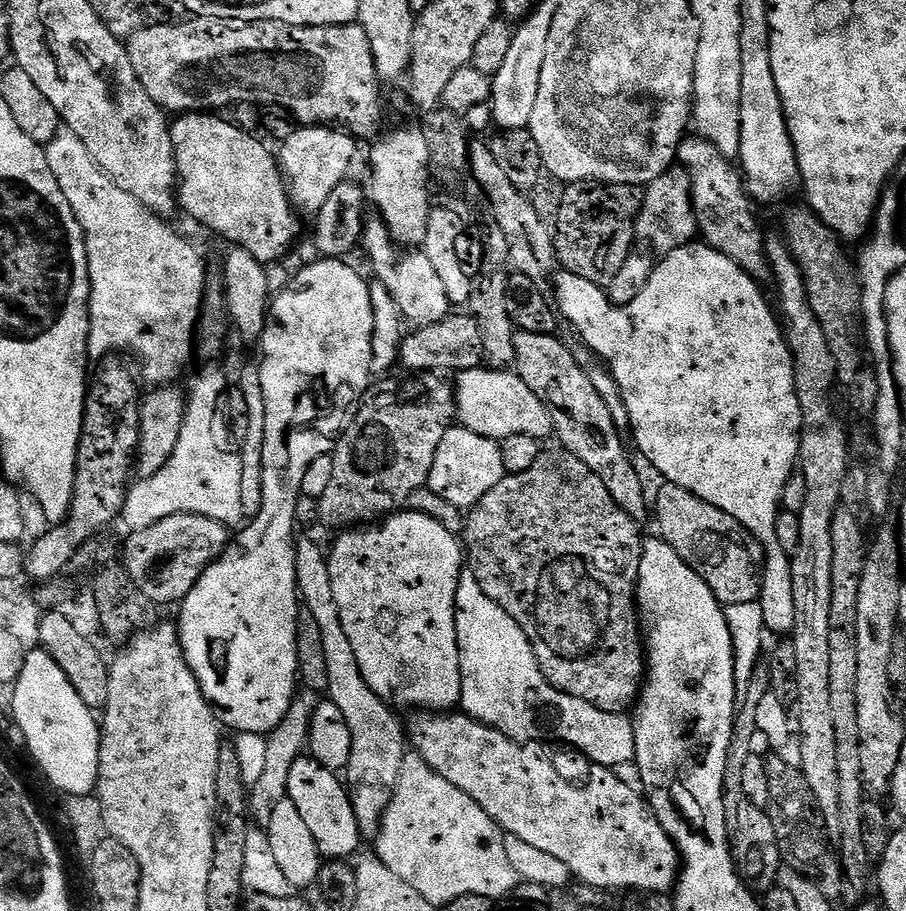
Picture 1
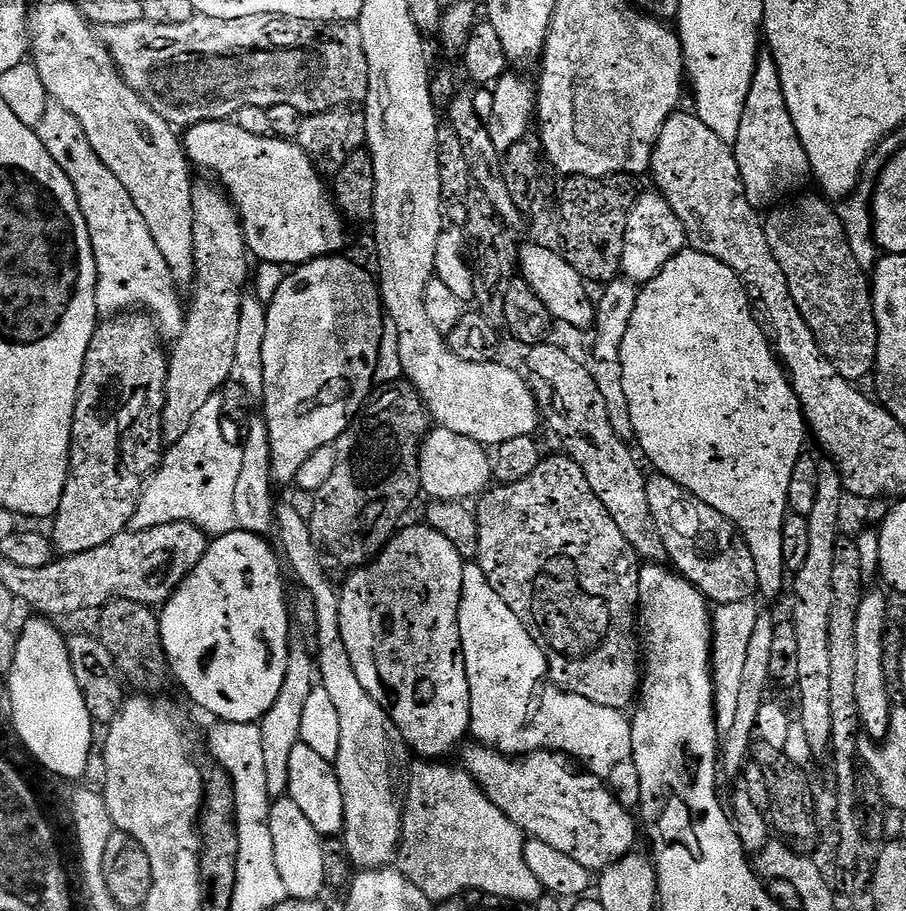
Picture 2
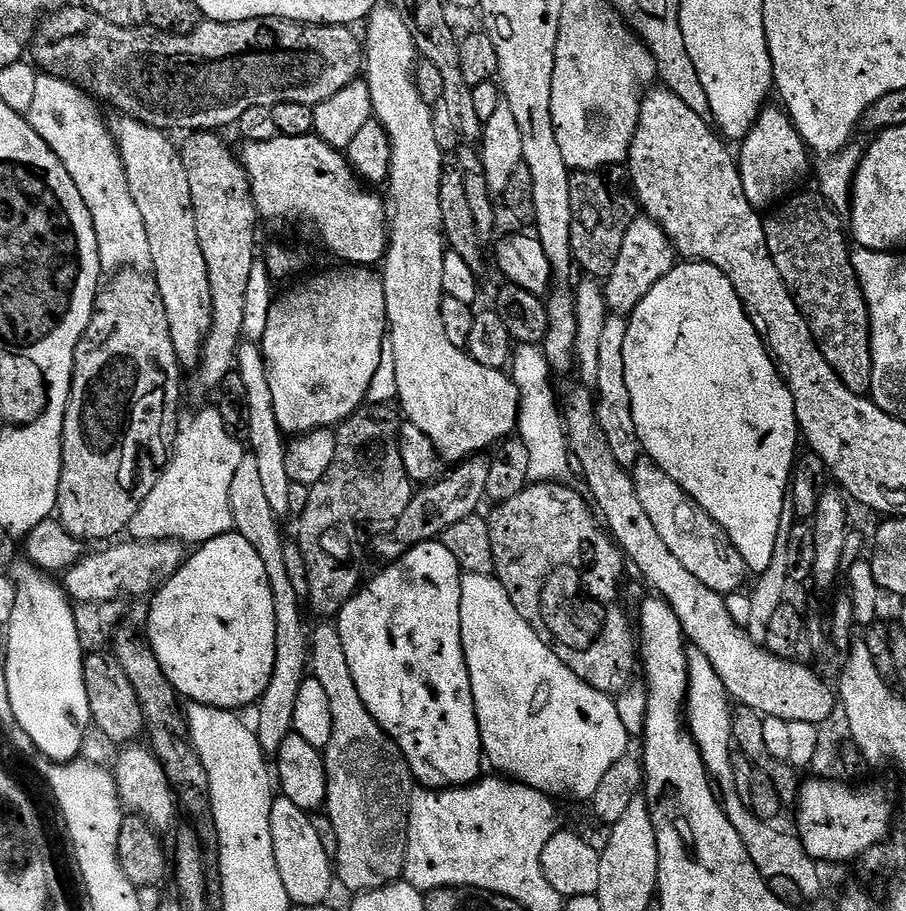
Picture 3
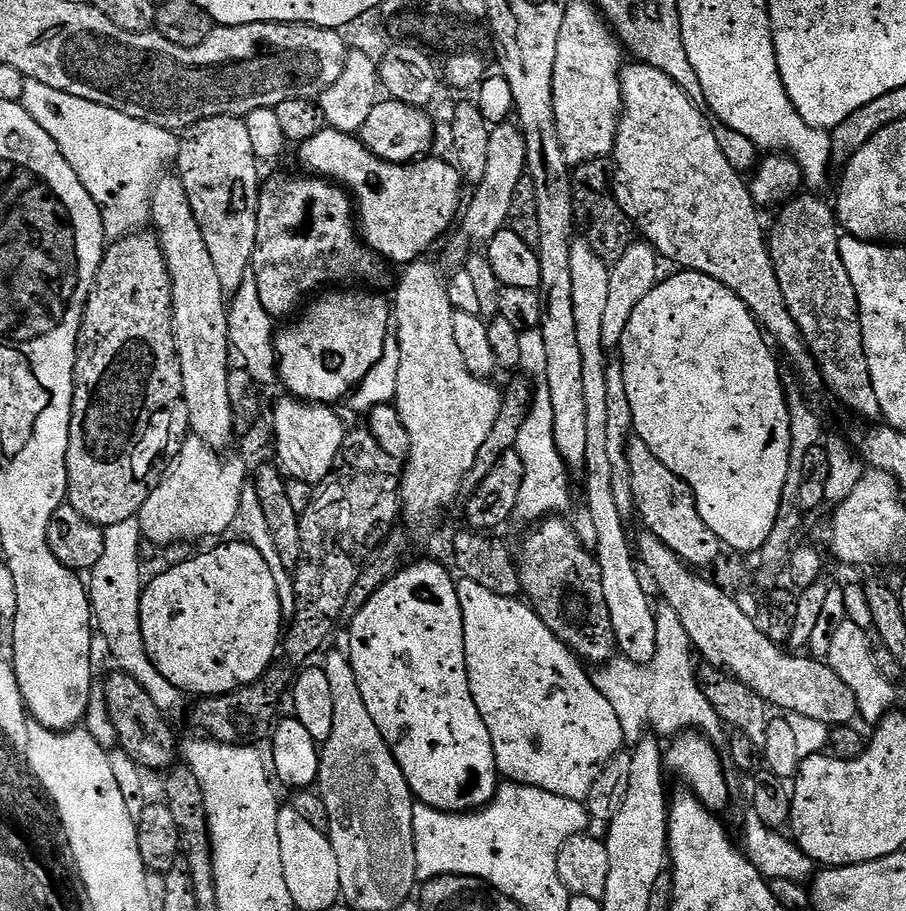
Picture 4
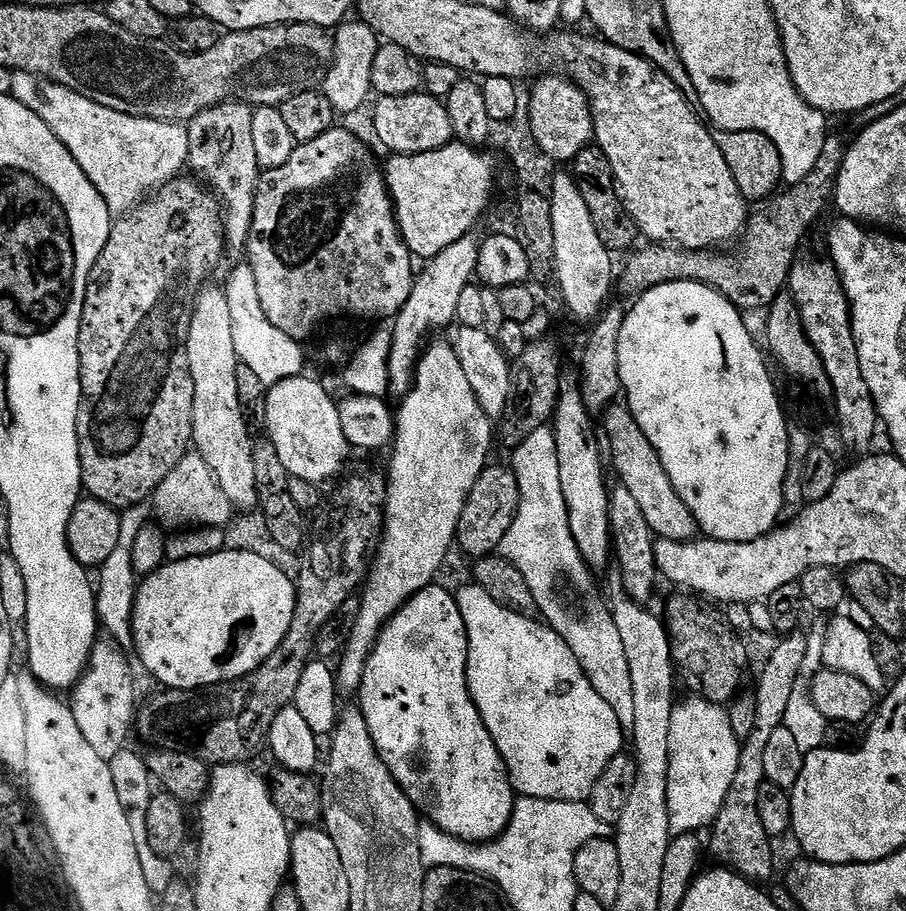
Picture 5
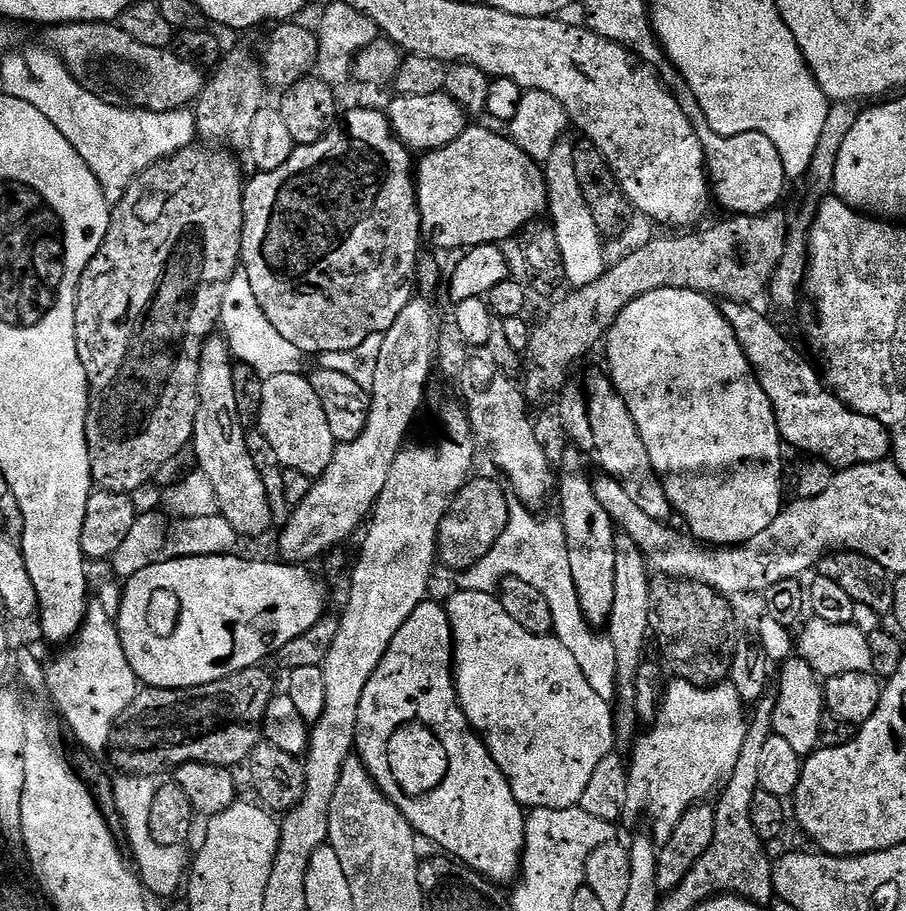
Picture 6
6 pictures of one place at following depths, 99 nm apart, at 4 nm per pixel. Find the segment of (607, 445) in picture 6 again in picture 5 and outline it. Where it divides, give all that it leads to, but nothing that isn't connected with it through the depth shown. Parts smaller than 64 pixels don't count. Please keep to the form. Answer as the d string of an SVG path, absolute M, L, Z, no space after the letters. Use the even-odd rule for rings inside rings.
M609 407L603 413L605 414L604 436L608 439L609 450L612 451L610 468L611 471L612 468L616 471L615 479L618 483L626 486L634 502L638 502L638 507L642 510L642 515L646 518L653 537L661 540L697 539L696 520L690 514L686 504L682 502L682 498L678 498L658 454L650 446L650 440L646 438L646 434L642 434L642 426L636 424L636 420L627 407L611 408Z

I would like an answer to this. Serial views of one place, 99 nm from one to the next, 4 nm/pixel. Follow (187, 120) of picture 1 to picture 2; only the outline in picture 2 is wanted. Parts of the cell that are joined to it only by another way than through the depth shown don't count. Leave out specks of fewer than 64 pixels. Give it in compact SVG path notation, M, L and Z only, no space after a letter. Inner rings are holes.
M231 119L193 124L183 133L182 143L189 161L197 169L205 168L220 178L219 187L227 192L232 203L236 205L236 210L240 214L240 224L244 227L246 246L257 261L299 266L345 251L344 243L348 240L347 234L344 233L346 221L341 216L340 209L336 207L329 185L328 188L324 185L325 177L321 169L317 168L312 159L300 149L299 143L282 140L273 135L250 134Z

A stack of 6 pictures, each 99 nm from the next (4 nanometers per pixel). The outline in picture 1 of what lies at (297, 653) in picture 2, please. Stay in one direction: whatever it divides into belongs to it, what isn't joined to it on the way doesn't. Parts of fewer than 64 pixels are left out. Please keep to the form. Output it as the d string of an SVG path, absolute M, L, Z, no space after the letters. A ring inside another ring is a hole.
M300 694L293 700L292 705L286 710L286 716L274 730L266 736L266 763L262 774L258 777L258 782L250 785L248 794L248 811L251 819L256 820L257 825L266 826L270 822L270 814L274 814L274 809L278 802L282 802L288 795L288 783L290 782L290 769L294 762L298 762L301 756L305 755L308 747L308 731L310 730L310 718L312 711L316 709L318 700L312 694Z

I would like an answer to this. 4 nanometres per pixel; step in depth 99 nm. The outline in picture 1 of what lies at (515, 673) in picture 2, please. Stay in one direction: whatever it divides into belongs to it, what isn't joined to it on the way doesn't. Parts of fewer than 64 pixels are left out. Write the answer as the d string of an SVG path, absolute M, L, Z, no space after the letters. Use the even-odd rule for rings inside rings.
M465 570L460 573L460 581L458 582L458 594L456 595L456 633L458 634L458 650L460 651L460 673L462 674L462 694L460 695L459 707L462 709L463 715L473 716L473 718L476 719L478 722L482 722L486 726L490 726L494 730L498 730L502 734L506 734L509 738L511 738L511 740L518 740L521 742L549 742L548 740L565 740L565 742L568 743L570 747L577 748L577 750L580 752L585 752L585 754L593 760L593 765L602 768L611 768L615 770L616 767L618 767L620 764L631 764L633 763L633 761L635 761L636 730L633 721L629 719L627 715L621 714L619 712L607 712L606 710L598 710L598 706L590 706L590 702L582 702L582 698L574 698L570 694L566 694L565 692L559 692L558 689L554 685L552 685L552 683L550 683L548 679L545 678L542 674L542 670L538 666L538 662L536 661L536 655L534 654L534 650L532 649L532 643L528 641L528 635L526 635L526 633L524 633L524 631L522 630L522 626L518 626L518 622L514 622L514 618L510 618L510 614L506 614L506 610L502 610L502 606L498 606L498 602L494 602L490 598L486 598L486 590L482 590L482 586L478 582L478 578L470 570Z

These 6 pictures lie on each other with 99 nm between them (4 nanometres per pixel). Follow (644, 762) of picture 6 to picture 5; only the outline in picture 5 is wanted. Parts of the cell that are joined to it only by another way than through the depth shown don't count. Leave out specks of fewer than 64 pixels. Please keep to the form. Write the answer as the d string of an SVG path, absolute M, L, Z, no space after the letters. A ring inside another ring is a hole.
M701 696L686 698L688 699L682 702L677 701L672 707L667 750L670 757L670 766L667 767L667 814L670 816L670 832L674 838L691 835L702 826L709 827L716 820L730 785L734 782L742 747L730 727L728 712L723 705L710 703Z

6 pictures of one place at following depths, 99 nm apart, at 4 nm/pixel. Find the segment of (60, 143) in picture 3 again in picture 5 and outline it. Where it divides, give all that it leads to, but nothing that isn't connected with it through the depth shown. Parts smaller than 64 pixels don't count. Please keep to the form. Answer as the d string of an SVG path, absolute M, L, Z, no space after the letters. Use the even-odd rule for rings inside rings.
M13 72L10 95L34 110L54 130L114 214L131 212L145 197L185 171L188 129L183 123L118 114L118 110L98 106L98 102L90 102L90 98L66 86L52 84L29 72Z

